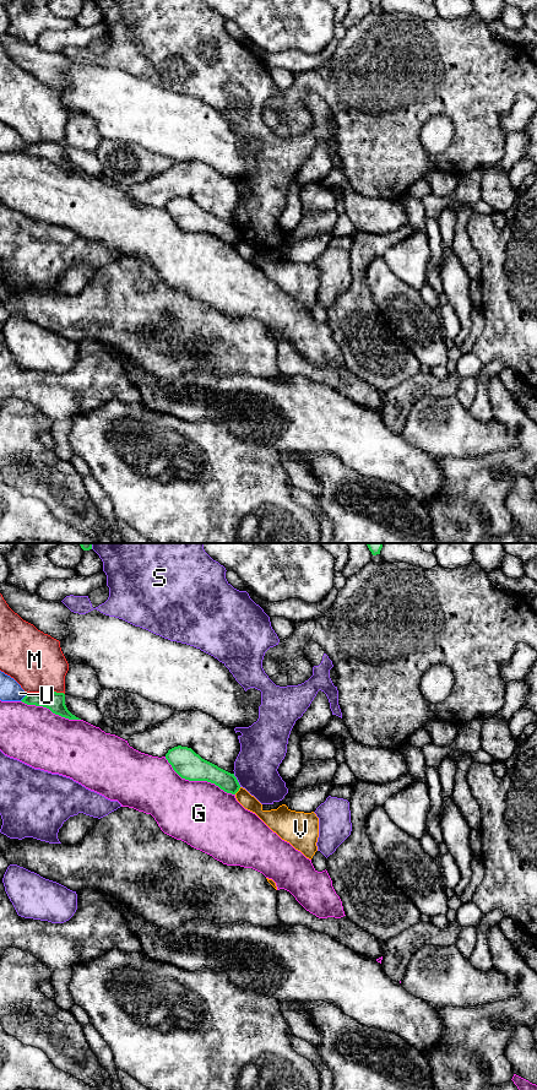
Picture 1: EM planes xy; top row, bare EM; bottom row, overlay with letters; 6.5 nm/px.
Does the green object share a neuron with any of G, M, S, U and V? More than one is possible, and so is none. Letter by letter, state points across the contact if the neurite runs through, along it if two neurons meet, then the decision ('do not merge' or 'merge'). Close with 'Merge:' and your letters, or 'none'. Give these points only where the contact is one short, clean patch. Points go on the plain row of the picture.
G: do not merge
M: do not merge
S: do not merge
U: do not merge
V: border along xy (240, 238), (234, 244); do not merge
Merge: none

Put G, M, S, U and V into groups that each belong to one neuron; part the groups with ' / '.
G / M / S / U / V

